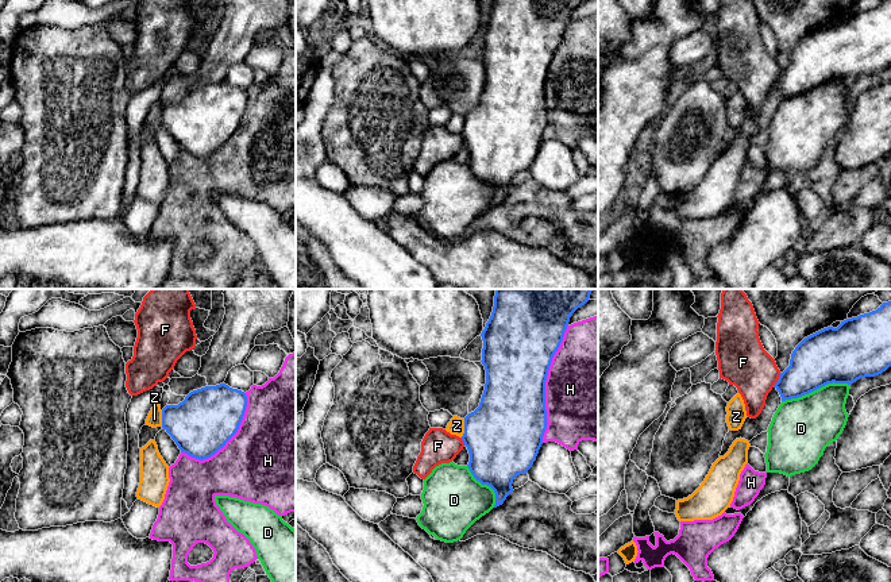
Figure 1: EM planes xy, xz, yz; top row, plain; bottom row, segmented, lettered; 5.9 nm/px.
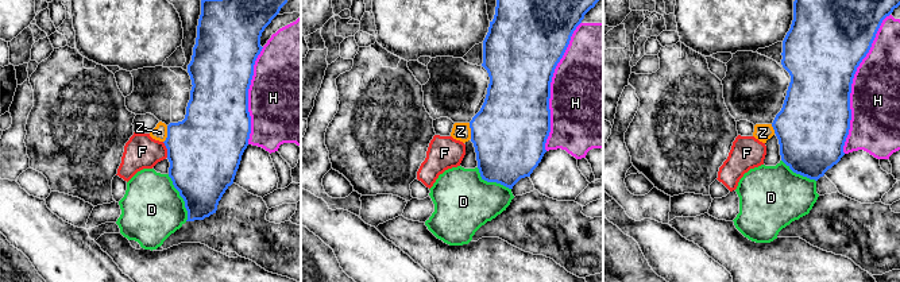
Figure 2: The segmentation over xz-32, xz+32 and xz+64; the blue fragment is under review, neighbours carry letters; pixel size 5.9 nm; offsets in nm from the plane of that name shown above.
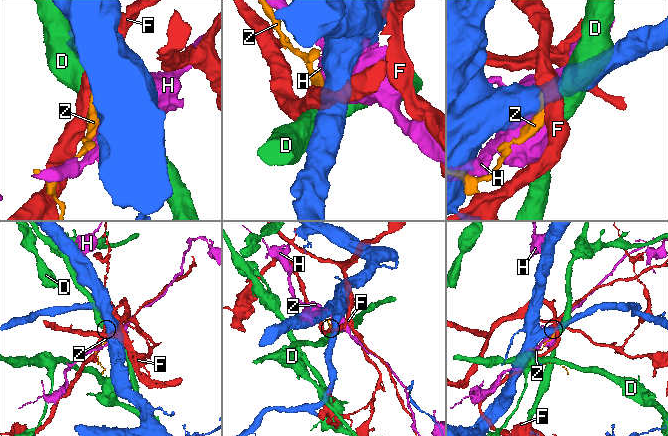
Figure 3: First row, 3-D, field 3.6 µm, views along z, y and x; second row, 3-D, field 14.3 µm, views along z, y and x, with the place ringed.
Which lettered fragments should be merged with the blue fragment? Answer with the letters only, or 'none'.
none

